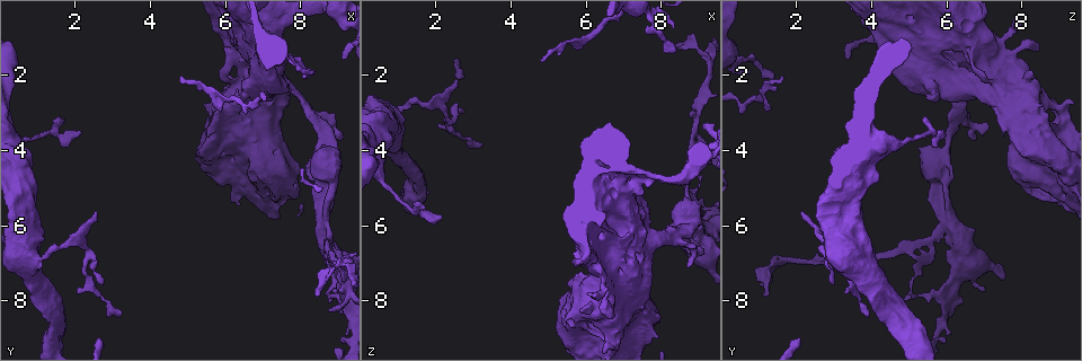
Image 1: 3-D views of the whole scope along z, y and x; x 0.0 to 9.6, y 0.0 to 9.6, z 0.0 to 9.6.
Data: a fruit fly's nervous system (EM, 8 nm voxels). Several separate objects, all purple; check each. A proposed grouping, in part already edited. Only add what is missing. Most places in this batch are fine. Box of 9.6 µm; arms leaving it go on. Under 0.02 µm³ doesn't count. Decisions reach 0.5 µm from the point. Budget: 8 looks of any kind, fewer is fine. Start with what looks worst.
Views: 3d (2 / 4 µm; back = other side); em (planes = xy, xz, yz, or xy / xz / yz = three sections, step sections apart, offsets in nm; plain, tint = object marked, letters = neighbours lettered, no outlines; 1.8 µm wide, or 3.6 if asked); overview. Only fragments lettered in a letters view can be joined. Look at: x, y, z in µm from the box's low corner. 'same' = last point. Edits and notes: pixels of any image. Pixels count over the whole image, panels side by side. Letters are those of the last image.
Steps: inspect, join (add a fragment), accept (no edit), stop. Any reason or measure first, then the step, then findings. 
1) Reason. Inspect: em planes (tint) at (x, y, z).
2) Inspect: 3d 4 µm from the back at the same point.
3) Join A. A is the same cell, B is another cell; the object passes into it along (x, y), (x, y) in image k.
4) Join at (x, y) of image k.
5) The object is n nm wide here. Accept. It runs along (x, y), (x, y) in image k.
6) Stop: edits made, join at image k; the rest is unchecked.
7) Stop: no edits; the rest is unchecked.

Calibre changes. Inspect: 3d 4 µm at (6.05, 3.85, 8.70).

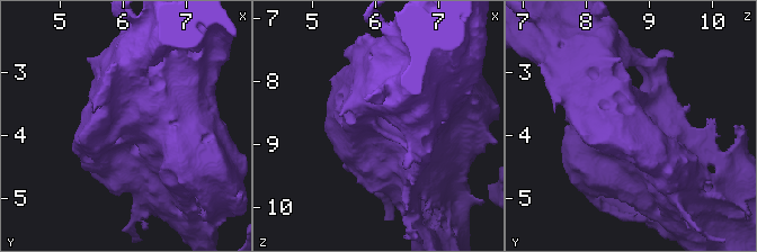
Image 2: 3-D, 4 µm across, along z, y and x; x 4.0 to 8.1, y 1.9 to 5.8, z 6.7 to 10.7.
Inspect: em 3.6 µm yz step 4 (letters) at (6.15, 3.90, 8.70).

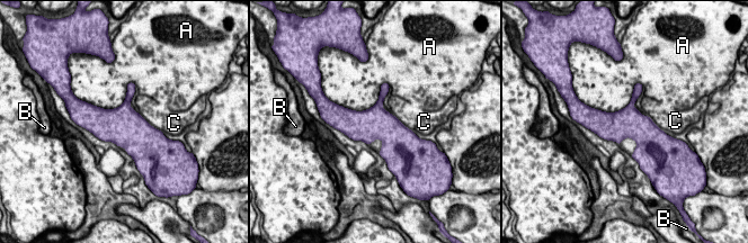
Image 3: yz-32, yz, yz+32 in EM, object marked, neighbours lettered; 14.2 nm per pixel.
The object is 420 nm wide here. Accept. A, B and C are other cells; a border runs along (634, 88), (621, 109), (594, 108) in image 3; no lettered fragment goes on from it.

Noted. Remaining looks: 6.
Inspect: em 3.6 µm yz step 16 (letters) at (6.75, 0.85, 4.90).

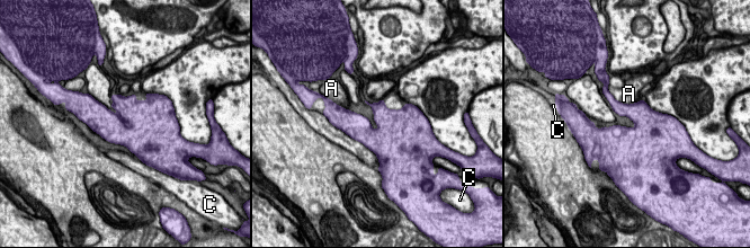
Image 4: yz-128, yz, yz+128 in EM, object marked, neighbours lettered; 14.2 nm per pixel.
Accept. A and C are other cells; a border runs along (608, 90), (623, 103), (642, 99) in image 4; none of them fits.

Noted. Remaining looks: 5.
Sudden change in width. Inspect: em 3.6 µm xz step 8 (tint) at (6.65, 1.90, 7.10).

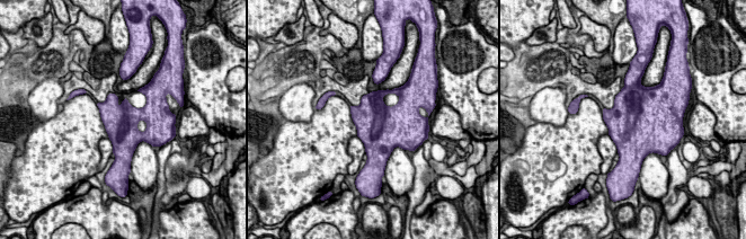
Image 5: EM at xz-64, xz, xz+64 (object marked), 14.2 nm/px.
Cut it another way. Inspect: em 3.6 µm planes (letters) at the same point.

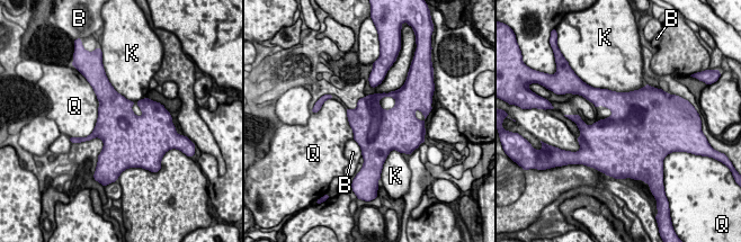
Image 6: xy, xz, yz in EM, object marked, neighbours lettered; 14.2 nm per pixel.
Accept. B, K and Q are other cells; no lettered fragment goes on from it.

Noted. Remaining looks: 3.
Stop: no edits; the rest is unchecked.

